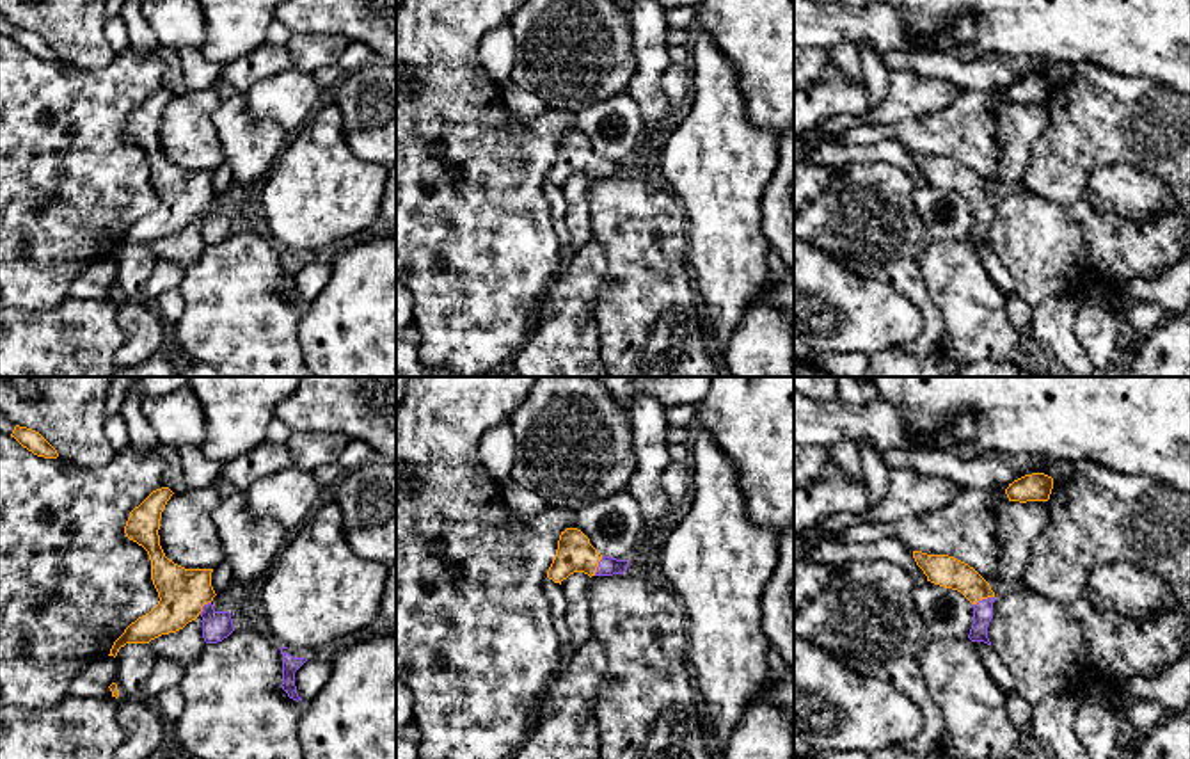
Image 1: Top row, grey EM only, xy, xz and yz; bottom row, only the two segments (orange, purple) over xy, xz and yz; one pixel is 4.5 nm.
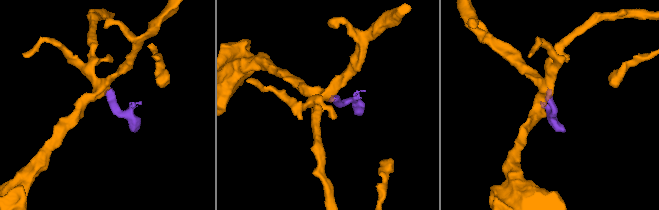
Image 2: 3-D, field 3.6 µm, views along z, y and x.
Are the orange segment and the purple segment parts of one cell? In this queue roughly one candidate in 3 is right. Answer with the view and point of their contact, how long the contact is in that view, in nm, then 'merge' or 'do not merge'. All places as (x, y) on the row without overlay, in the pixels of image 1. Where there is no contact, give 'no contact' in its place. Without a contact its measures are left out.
yz (983, 199) | 100 nm | merge

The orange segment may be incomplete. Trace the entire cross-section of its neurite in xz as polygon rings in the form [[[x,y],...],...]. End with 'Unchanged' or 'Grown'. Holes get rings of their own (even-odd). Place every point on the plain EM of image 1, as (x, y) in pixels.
[[[567,130],[559,137],[556,158],[547,172],[547,180],[561,187],[574,174],[584,174],[590,180],[613,178],[623,176],[627,169],[627,162],[602,158],[581,132]]]. Grown

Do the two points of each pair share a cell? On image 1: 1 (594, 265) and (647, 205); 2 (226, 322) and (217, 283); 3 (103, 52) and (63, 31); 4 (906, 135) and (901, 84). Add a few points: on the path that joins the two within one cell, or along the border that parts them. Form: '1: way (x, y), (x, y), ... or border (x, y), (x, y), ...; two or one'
1: border (592, 237), (602, 247), (606, 260), (601, 294); two
2: way (226, 313), (226, 292); one
3: way (93, 50), (73, 32); one
4: border (944, 105), (901, 121), (864, 125); two

